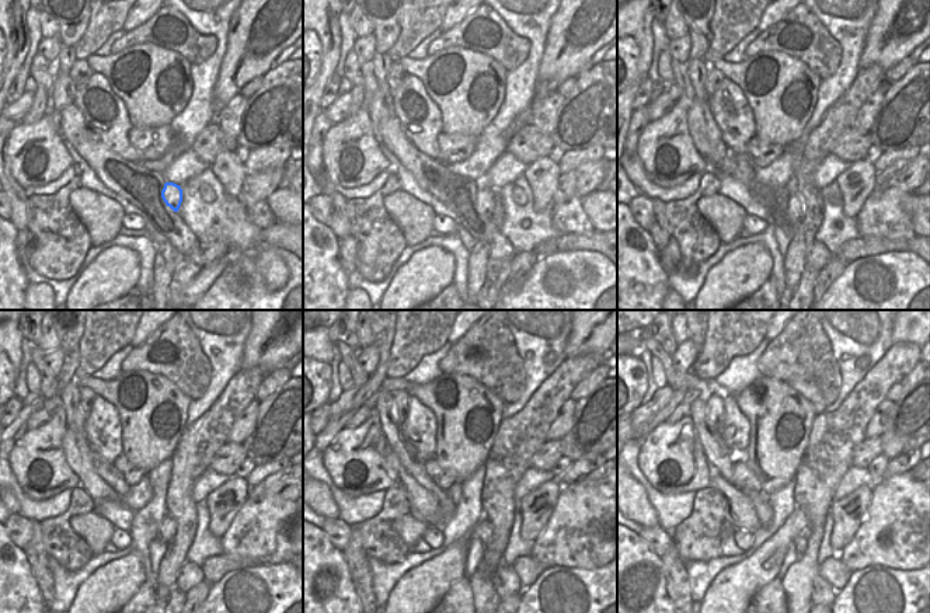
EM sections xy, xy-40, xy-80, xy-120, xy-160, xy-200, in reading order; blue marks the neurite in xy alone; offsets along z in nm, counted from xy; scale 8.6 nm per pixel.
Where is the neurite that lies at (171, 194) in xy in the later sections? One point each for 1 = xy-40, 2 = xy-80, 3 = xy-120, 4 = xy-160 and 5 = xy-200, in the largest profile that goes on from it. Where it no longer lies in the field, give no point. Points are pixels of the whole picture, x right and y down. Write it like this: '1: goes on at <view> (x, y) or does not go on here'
1: goes on at xy-40 (484, 195)
2: goes on at xy-80 (796, 205)
3: goes on at xy-120 (167, 529)
4: goes on at xy-160 (483, 532)
5: goes on at xy-200 (800, 542)

